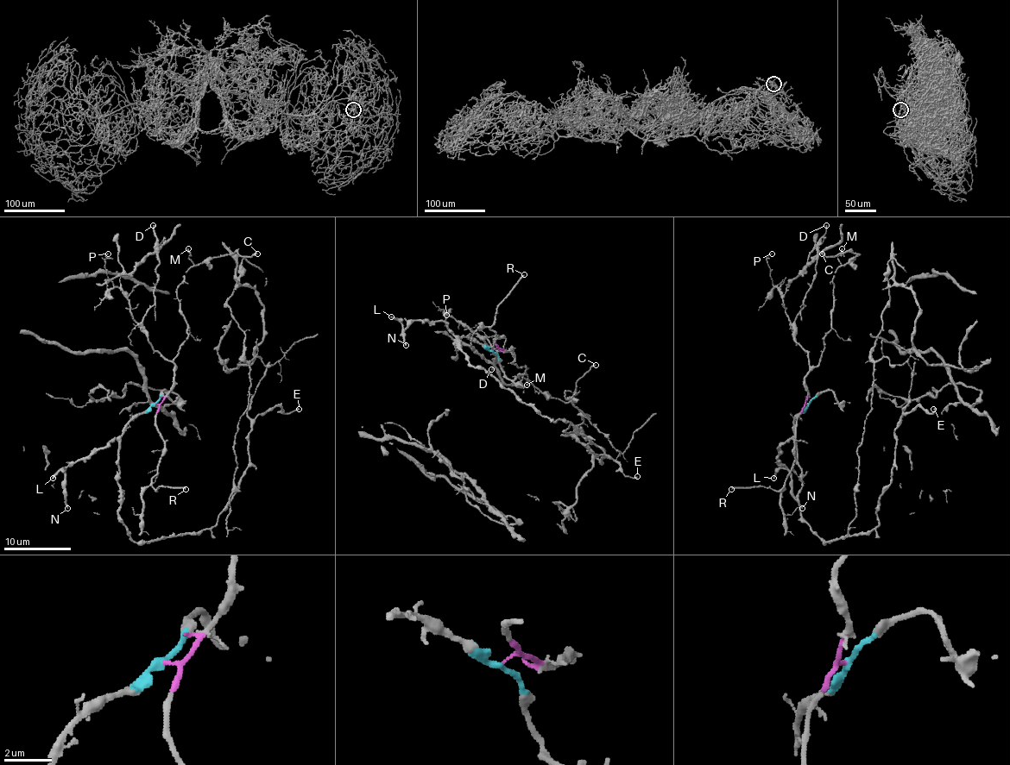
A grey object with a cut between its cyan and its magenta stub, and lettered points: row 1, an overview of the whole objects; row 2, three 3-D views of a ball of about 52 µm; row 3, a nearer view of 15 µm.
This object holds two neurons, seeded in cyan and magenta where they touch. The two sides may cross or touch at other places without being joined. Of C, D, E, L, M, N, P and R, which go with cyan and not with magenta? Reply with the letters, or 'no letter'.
E, L, N

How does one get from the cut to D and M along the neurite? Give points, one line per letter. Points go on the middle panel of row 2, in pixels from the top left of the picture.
D: (494, 350), (513, 348), (497, 352), (481, 338), (495, 355), (490, 368)
M: (494, 350), (513, 348), (513, 361), (526, 368), (526, 373), (515, 377), (524, 377), (531, 384), (526, 385)

